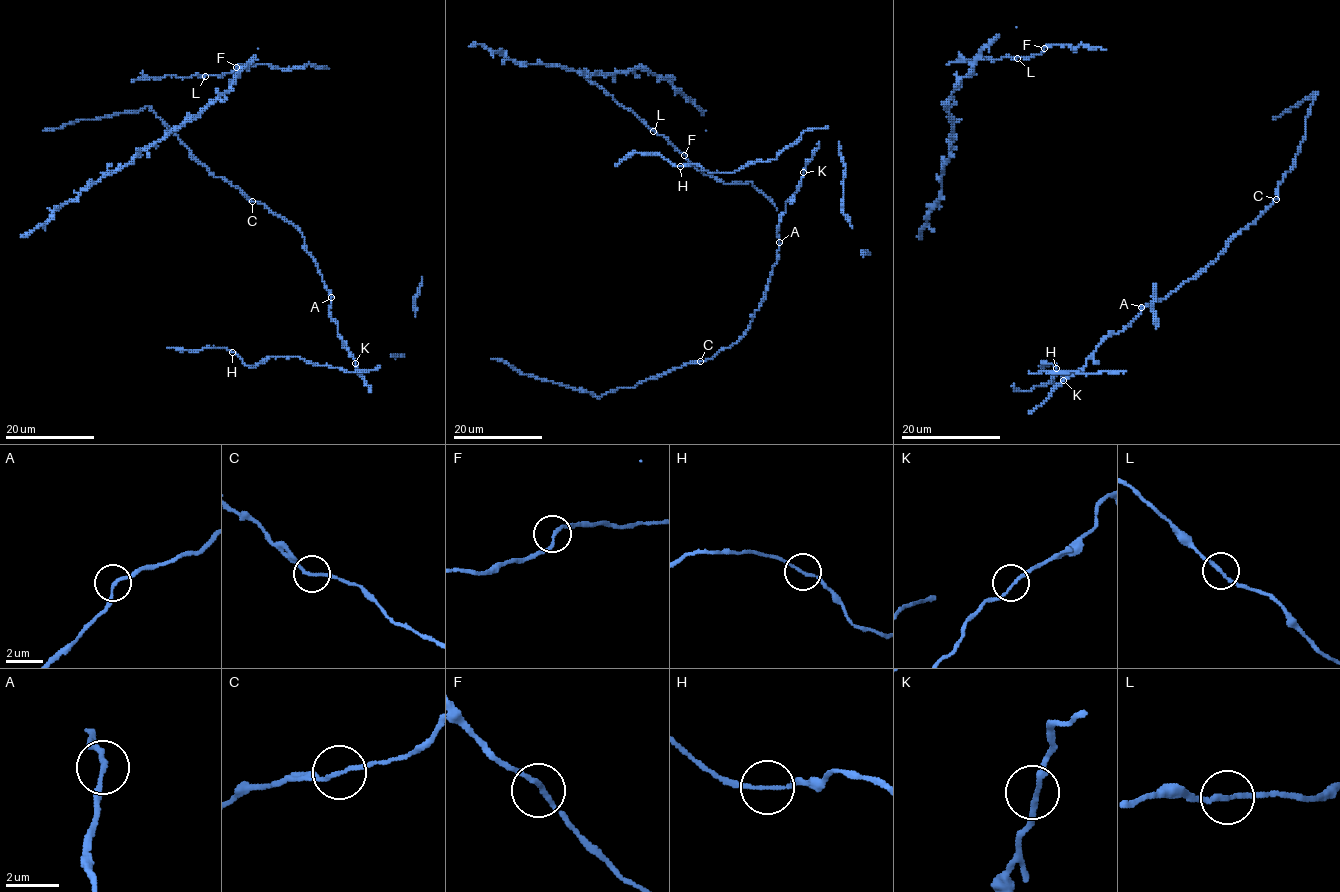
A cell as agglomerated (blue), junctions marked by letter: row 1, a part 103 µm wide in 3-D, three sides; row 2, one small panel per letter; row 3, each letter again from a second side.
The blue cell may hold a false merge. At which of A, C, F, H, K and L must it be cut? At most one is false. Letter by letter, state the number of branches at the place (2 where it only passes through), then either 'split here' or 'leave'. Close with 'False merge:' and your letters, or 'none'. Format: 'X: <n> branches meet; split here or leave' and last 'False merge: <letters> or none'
A: 2 branches meet; leave
C: 2 branches meet; leave
F: 2 branches meet; leave
H: 2 branches meet; leave
K: 2 branches meet; leave
L: 2 branches meet; leave
False merge: none

